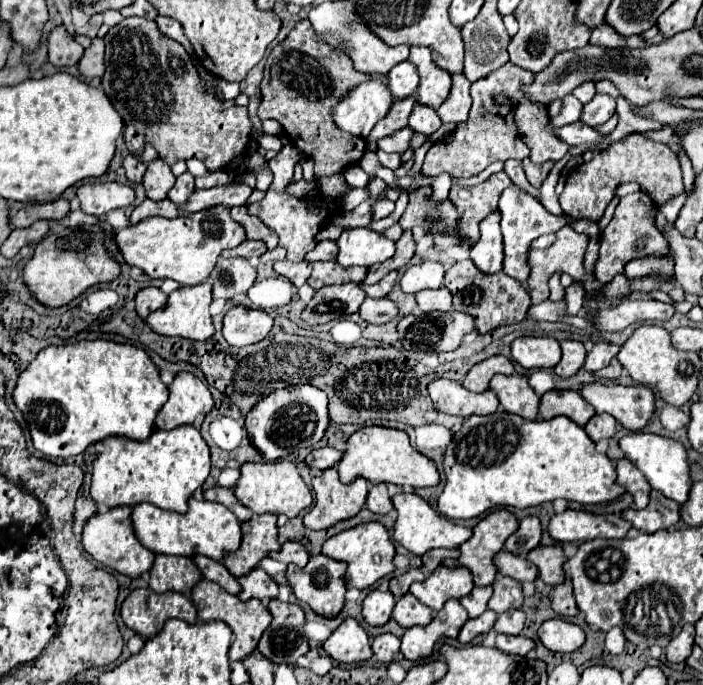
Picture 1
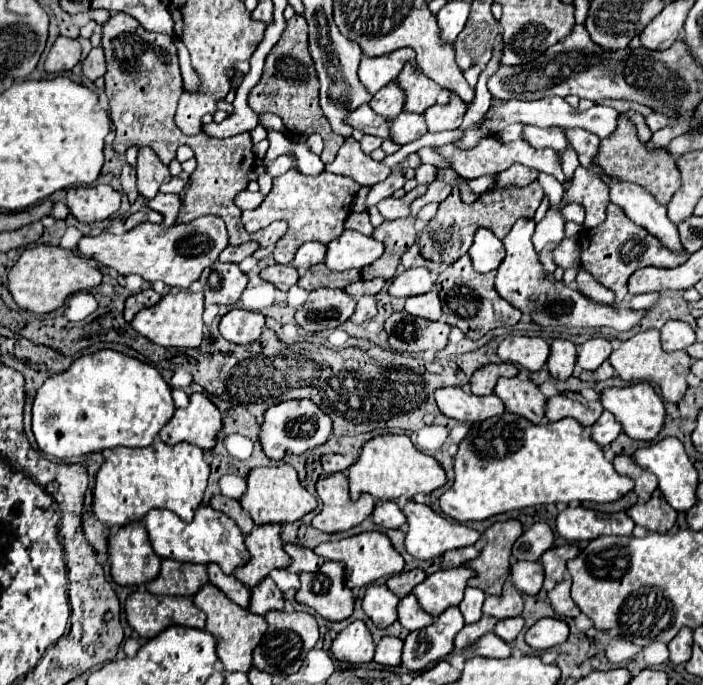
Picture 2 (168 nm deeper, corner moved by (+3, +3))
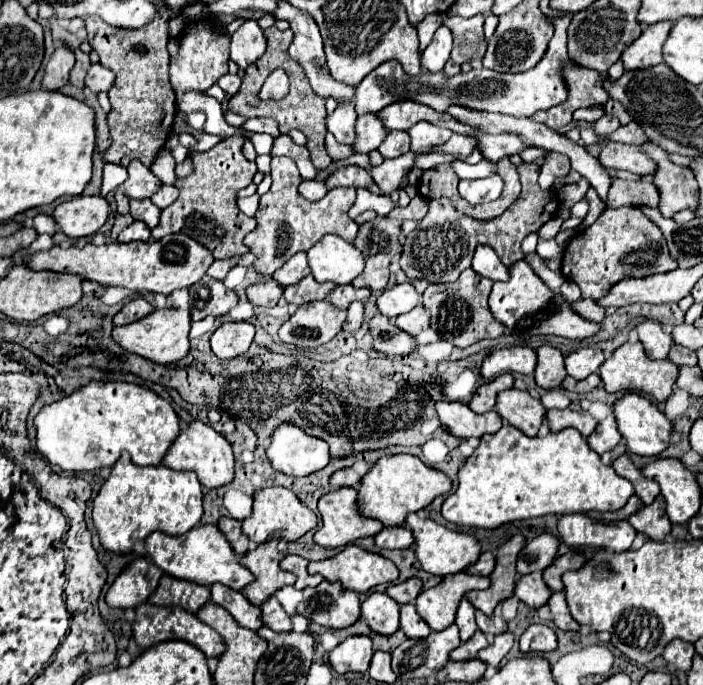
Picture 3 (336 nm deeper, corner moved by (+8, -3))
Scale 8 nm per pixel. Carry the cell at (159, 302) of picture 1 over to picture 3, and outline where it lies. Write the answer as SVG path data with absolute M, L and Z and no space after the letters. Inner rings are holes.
M137 297L137 299L131 299L129 303L125 303L125 307L115 315L113 323L115 325L129 325L133 321L143 319L151 311L153 311L153 305L149 301L145 301L145 299L141 299L141 297Z

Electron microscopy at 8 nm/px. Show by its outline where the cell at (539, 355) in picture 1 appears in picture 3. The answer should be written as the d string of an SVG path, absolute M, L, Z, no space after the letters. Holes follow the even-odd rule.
M507 347L491 351L481 365L481 375L493 379L503 373L519 373L531 377L535 371L537 355L531 347Z

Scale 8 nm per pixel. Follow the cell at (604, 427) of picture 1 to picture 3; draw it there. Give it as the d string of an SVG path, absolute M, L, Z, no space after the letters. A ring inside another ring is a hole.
M607 415L603 421L599 421L597 429L587 437L587 443L593 451L597 451L599 455L603 455L605 451L613 449L621 439L621 433L617 429L617 421L615 415Z

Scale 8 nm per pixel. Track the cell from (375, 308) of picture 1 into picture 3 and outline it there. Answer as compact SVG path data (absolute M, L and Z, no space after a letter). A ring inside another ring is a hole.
M353 301L347 309L347 321L345 321L345 331L357 331L363 323L363 303Z

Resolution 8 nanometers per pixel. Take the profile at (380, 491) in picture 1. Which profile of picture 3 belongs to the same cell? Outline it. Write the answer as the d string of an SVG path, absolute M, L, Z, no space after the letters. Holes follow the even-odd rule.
M385 527L375 535L375 545L381 549L409 549L413 545L413 535L407 527Z

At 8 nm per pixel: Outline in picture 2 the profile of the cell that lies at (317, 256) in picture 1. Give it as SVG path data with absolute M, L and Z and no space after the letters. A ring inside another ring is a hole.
M304 243L296 251L292 265L298 271L304 271L304 269L316 265L316 263L322 263L324 261L324 255L326 255L326 245L322 245L322 243Z

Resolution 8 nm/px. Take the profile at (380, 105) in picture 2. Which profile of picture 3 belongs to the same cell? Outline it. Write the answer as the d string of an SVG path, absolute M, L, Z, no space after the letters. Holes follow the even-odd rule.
M371 113L361 115L357 119L355 131L357 131L357 139L351 145L355 153L371 153L373 149L377 149L381 145L381 141L387 135L383 123L377 119L377 115L371 115Z

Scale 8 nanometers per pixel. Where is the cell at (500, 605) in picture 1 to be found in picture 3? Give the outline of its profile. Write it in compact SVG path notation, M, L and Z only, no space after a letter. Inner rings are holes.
M497 607L497 611L493 615L483 615L481 611L475 613L477 619L477 627L485 633L485 635L499 635L507 631L507 623L501 617L501 607Z

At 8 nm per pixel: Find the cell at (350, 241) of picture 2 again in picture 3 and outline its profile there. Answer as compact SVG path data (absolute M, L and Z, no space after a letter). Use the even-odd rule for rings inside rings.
M325 235L319 243L315 243L307 251L307 261L317 283L333 281L335 285L351 283L365 267L361 251L337 235Z

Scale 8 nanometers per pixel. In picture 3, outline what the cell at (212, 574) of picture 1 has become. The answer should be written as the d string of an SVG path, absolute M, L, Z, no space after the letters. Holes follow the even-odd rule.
M215 583L211 587L211 599L217 605L225 607L241 627L257 631L265 625L265 623L261 623L261 609L253 607L239 591L233 591L229 587L221 587L219 583Z

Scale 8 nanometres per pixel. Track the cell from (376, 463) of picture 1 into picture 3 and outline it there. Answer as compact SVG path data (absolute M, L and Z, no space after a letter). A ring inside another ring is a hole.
M391 455L381 457L363 477L359 485L359 507L363 515L381 521L385 527L401 527L409 513L425 509L435 497L449 491L451 479L445 473L427 467L413 455Z

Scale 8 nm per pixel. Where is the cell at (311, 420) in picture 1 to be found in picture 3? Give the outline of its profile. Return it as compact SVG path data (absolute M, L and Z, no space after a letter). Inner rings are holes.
M283 423L275 429L267 457L273 467L285 475L305 477L329 463L329 447L325 441L309 437L293 423Z

